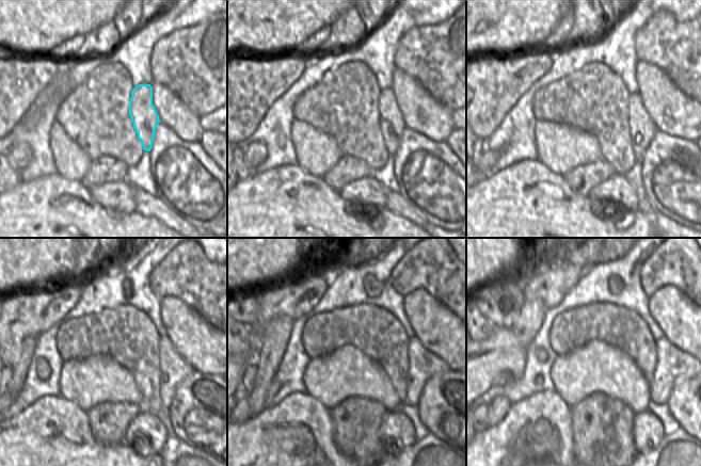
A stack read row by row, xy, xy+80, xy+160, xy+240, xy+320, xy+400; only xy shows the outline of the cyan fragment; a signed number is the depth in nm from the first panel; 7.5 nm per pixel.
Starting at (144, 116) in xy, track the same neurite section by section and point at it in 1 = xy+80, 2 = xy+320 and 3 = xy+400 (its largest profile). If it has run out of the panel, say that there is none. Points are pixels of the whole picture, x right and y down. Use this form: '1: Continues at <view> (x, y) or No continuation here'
1: Continues at xy+80 (391, 121)
2: Continues at xy+320 (423, 365)
3: Continues at xy+400 (673, 366).

